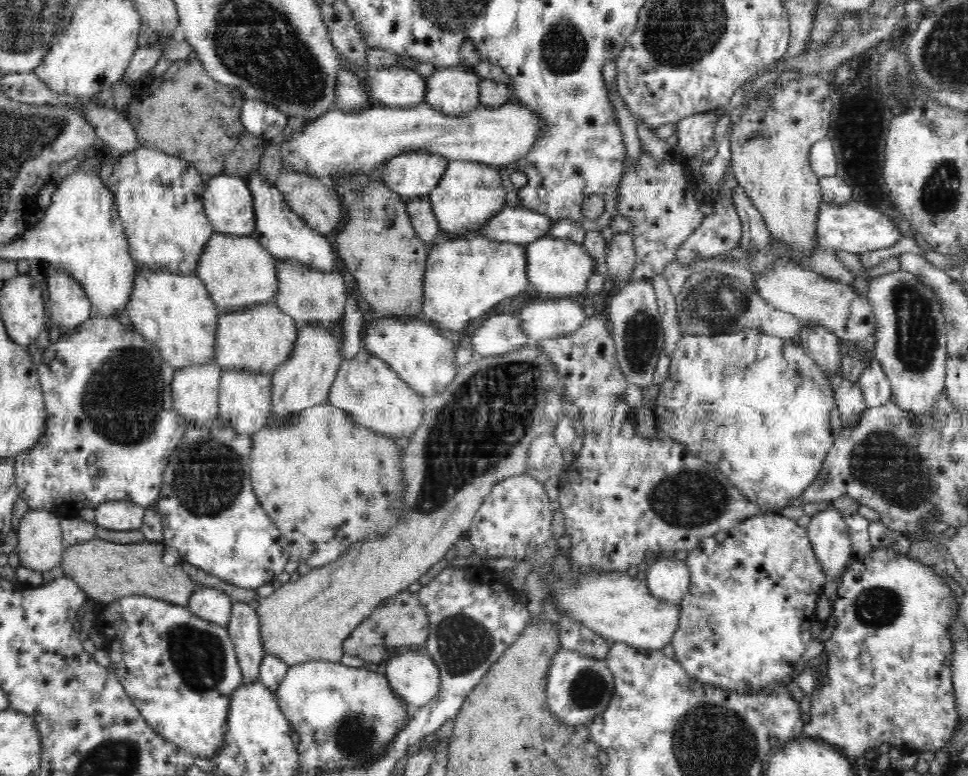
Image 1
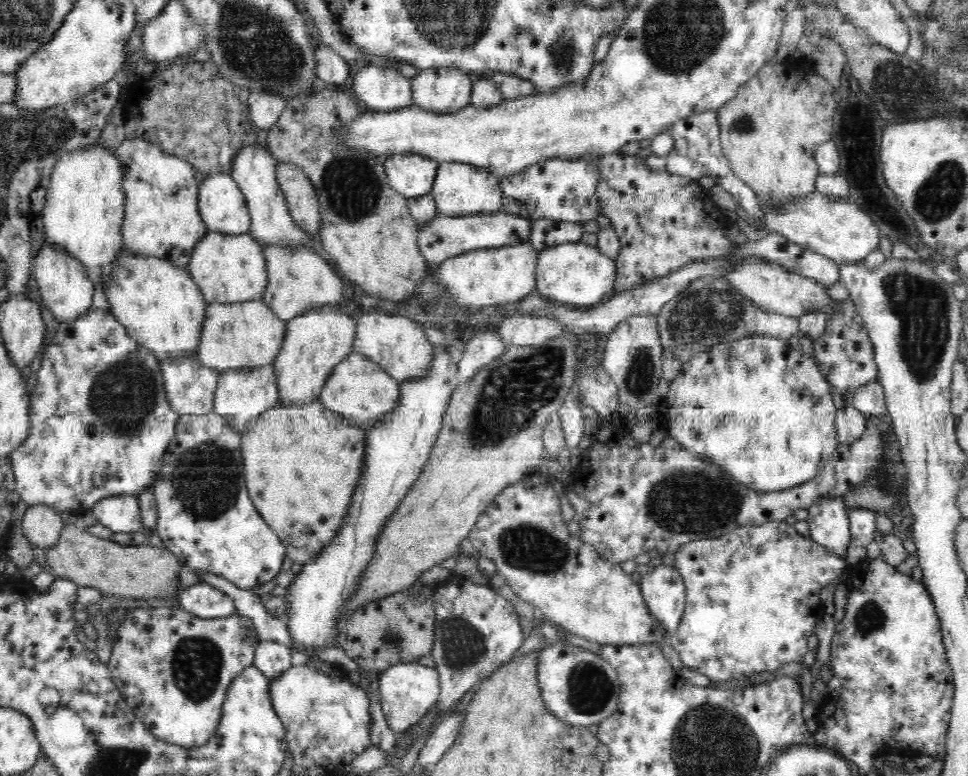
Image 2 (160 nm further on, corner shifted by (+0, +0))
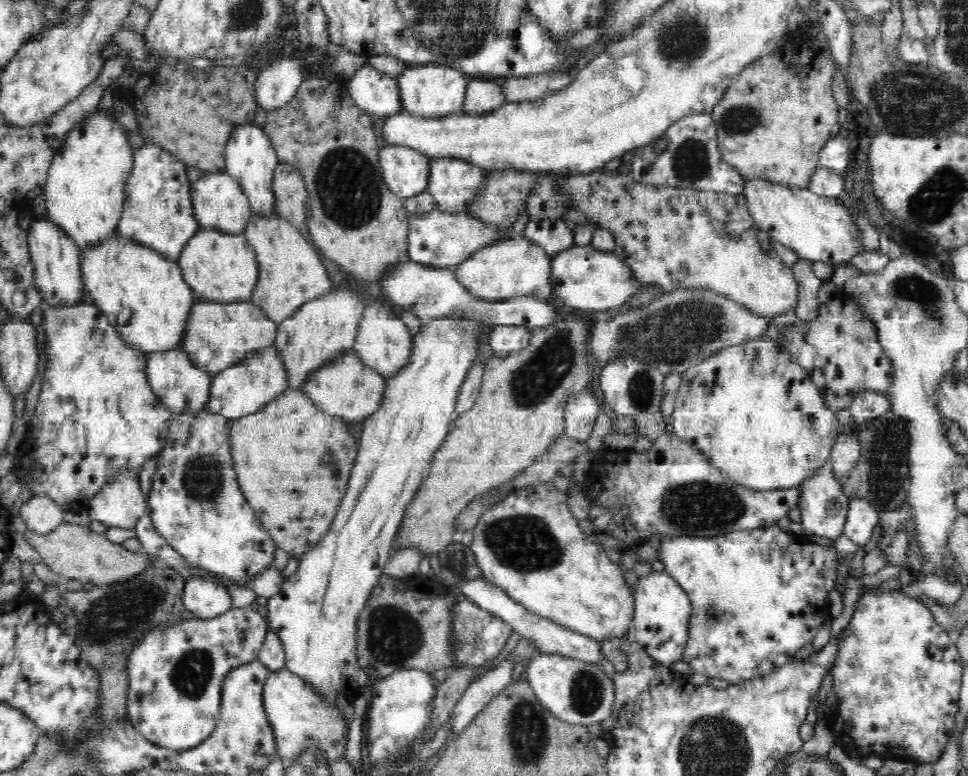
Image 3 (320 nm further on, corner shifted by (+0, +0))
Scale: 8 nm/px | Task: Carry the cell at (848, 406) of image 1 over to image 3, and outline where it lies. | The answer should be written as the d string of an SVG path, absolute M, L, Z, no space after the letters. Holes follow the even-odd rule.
M856 428L853 429L851 434L840 434L830 453L829 462L836 480L840 483L846 482L861 455L861 446L857 439Z

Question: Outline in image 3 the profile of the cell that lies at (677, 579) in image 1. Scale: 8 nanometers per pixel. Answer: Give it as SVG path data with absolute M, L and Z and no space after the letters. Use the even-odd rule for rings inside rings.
M665 570L652 571L650 576L639 578L634 592L636 612L632 640L641 644L650 658L660 661L668 668L682 661L683 649L689 638L688 628L691 615L691 600L685 589Z

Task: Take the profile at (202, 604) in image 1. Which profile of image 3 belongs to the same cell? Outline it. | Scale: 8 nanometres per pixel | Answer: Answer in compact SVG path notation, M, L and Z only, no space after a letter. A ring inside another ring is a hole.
M188 577L182 598L186 612L200 619L214 618L232 608L227 587L204 577Z

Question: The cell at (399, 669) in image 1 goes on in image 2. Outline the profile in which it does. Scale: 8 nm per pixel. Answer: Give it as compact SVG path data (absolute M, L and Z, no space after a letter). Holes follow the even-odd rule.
M399 661L378 674L377 688L380 689L382 711L391 728L396 734L414 728L428 716L430 709L441 692L439 675L435 668L419 664L418 661Z

